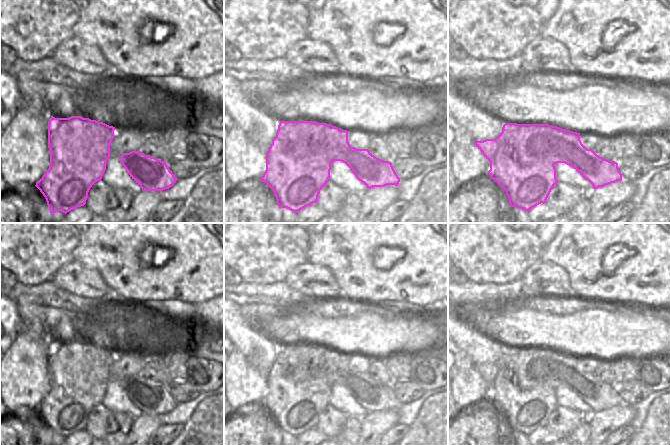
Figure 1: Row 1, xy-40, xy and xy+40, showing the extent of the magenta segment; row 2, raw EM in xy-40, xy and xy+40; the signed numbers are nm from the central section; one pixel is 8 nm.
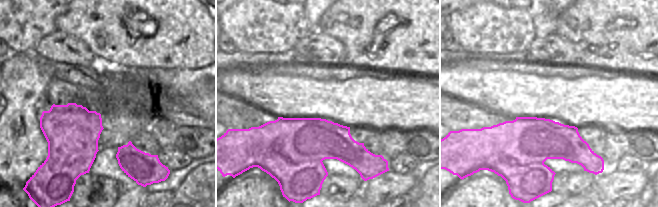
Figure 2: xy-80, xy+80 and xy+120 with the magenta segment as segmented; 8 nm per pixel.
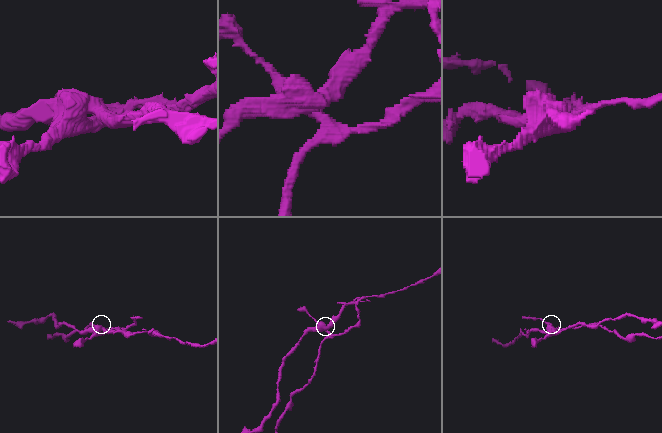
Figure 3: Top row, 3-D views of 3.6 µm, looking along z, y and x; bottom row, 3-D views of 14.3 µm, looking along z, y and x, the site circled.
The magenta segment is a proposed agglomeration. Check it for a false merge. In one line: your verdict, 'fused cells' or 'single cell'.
fused cells

